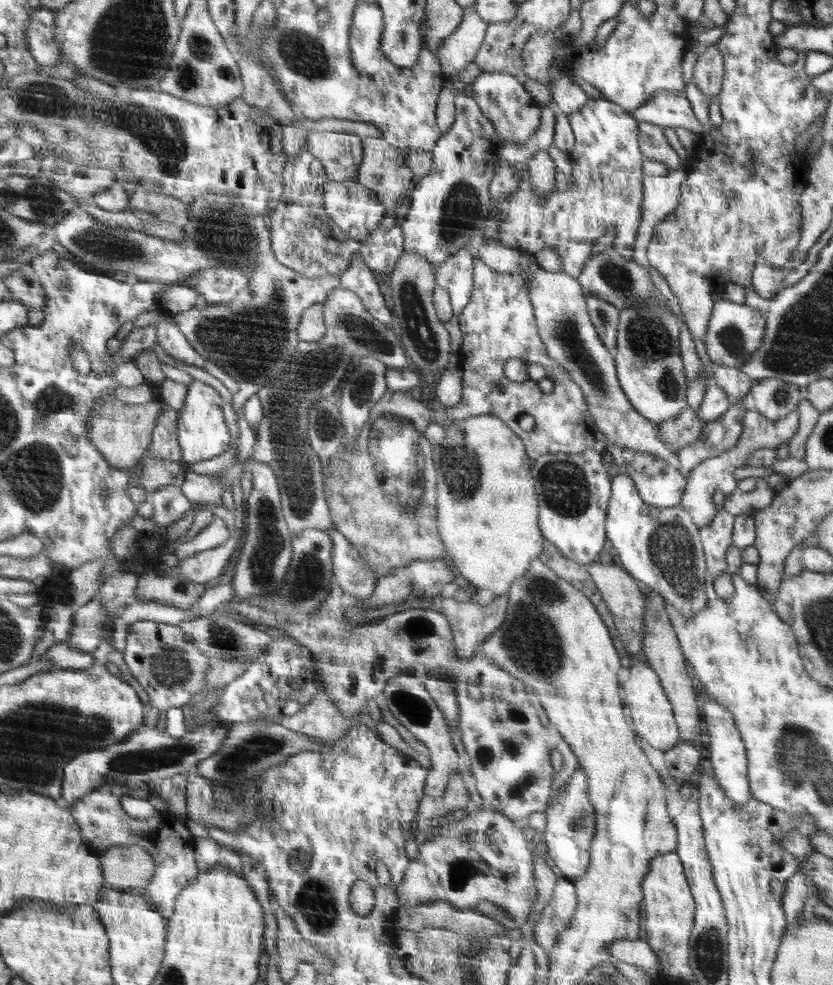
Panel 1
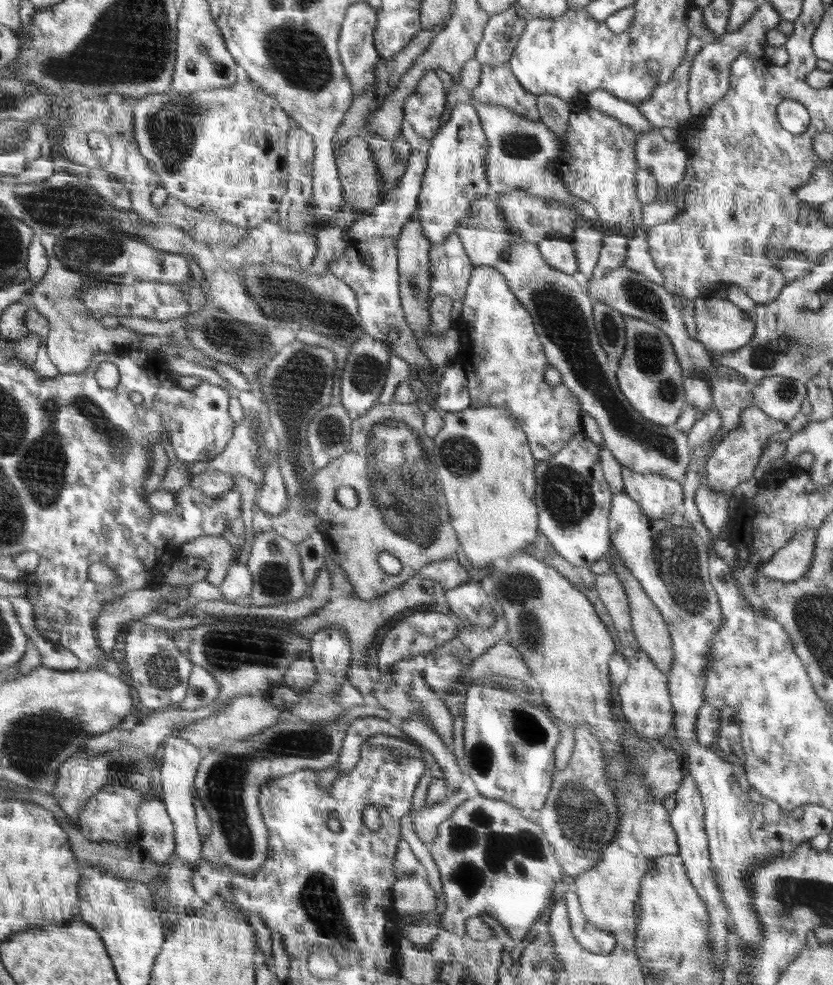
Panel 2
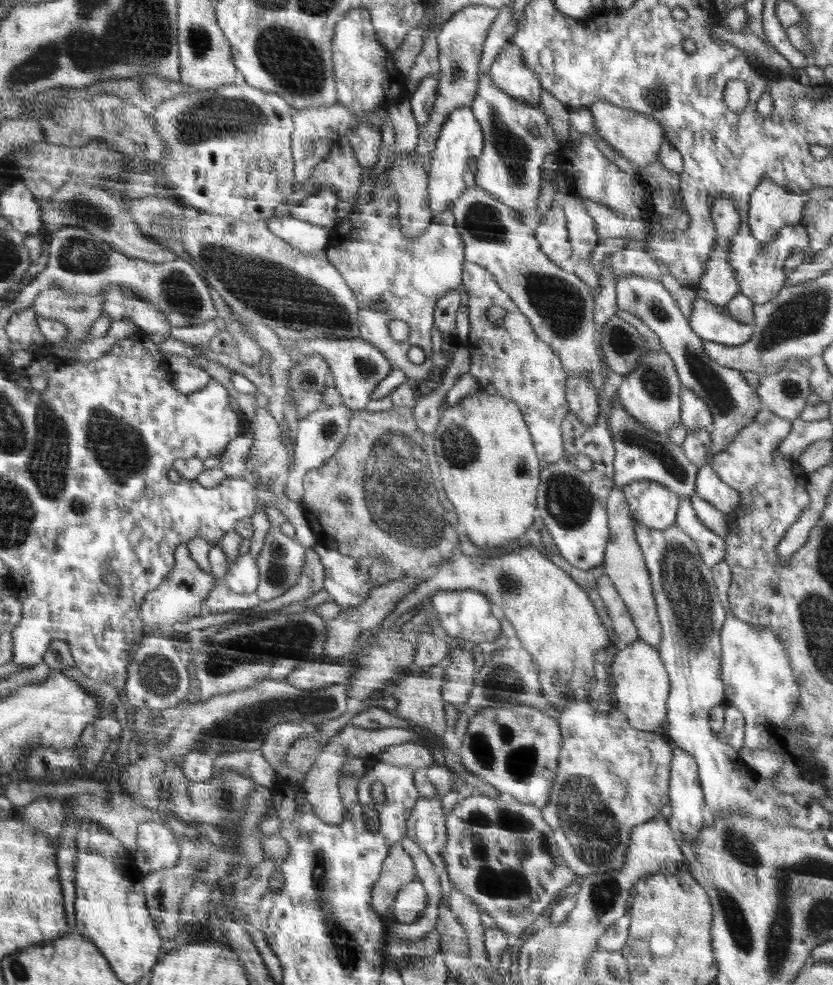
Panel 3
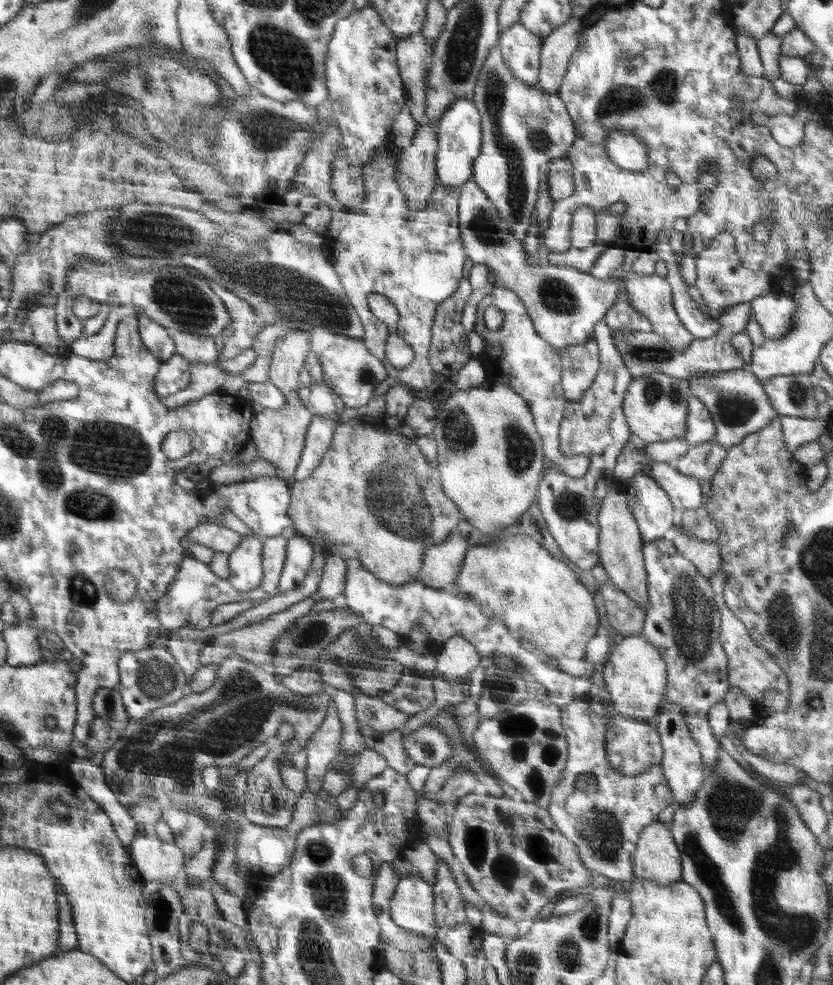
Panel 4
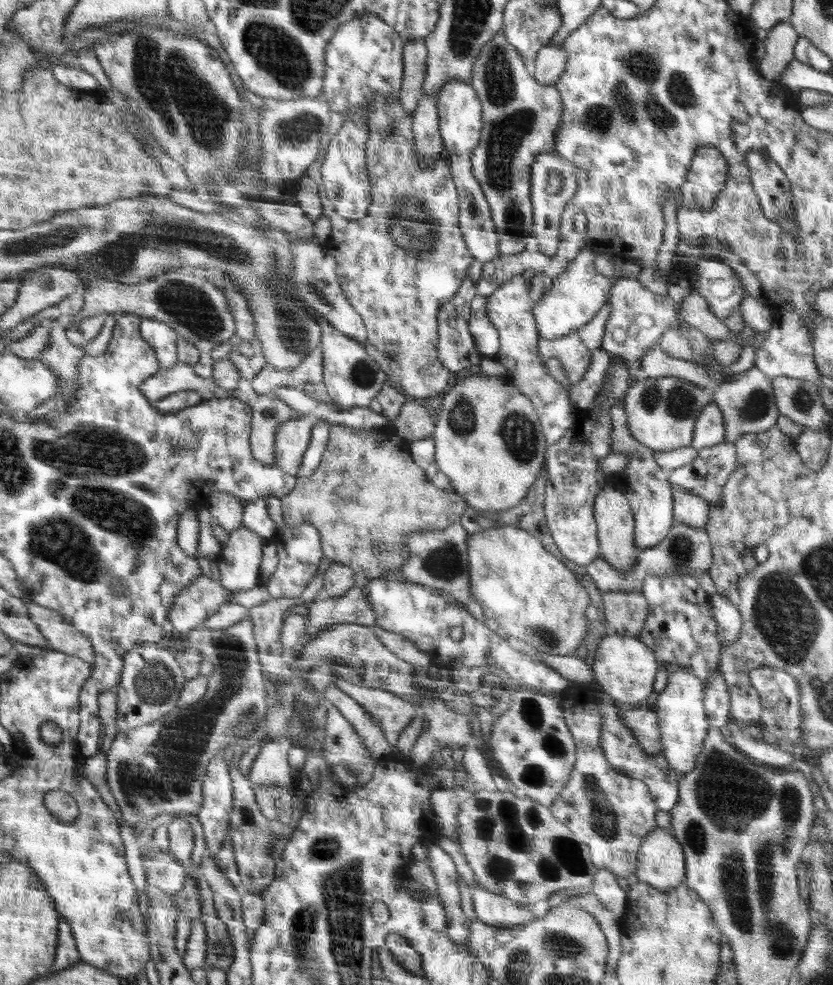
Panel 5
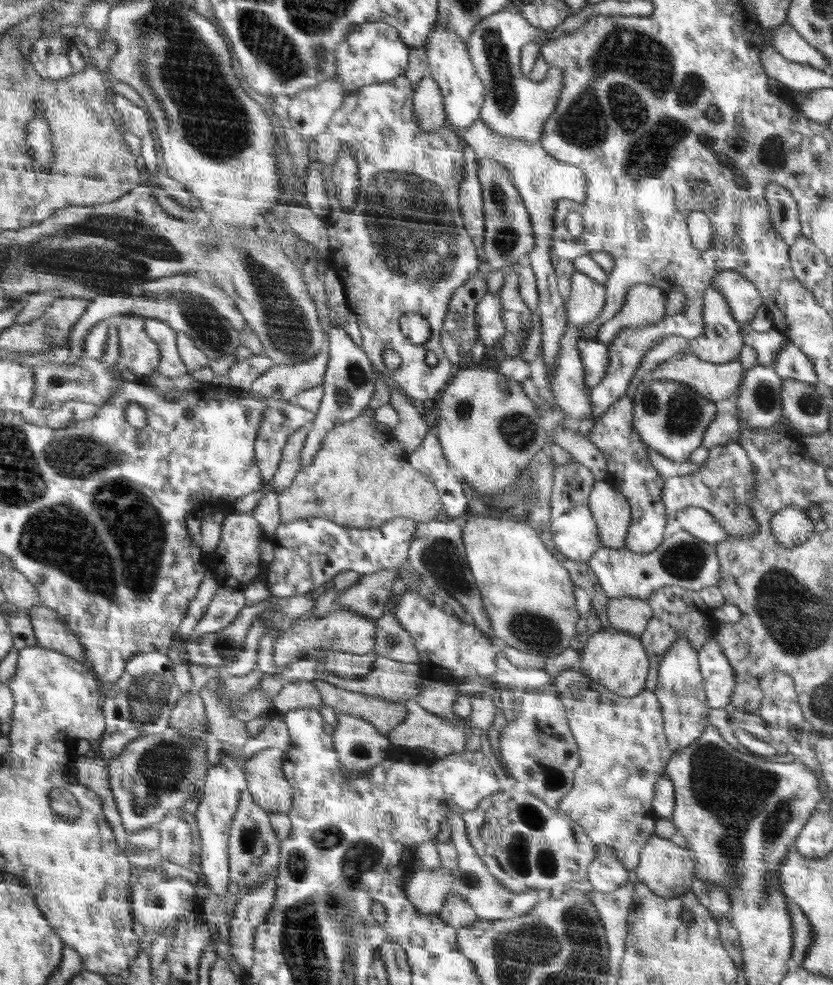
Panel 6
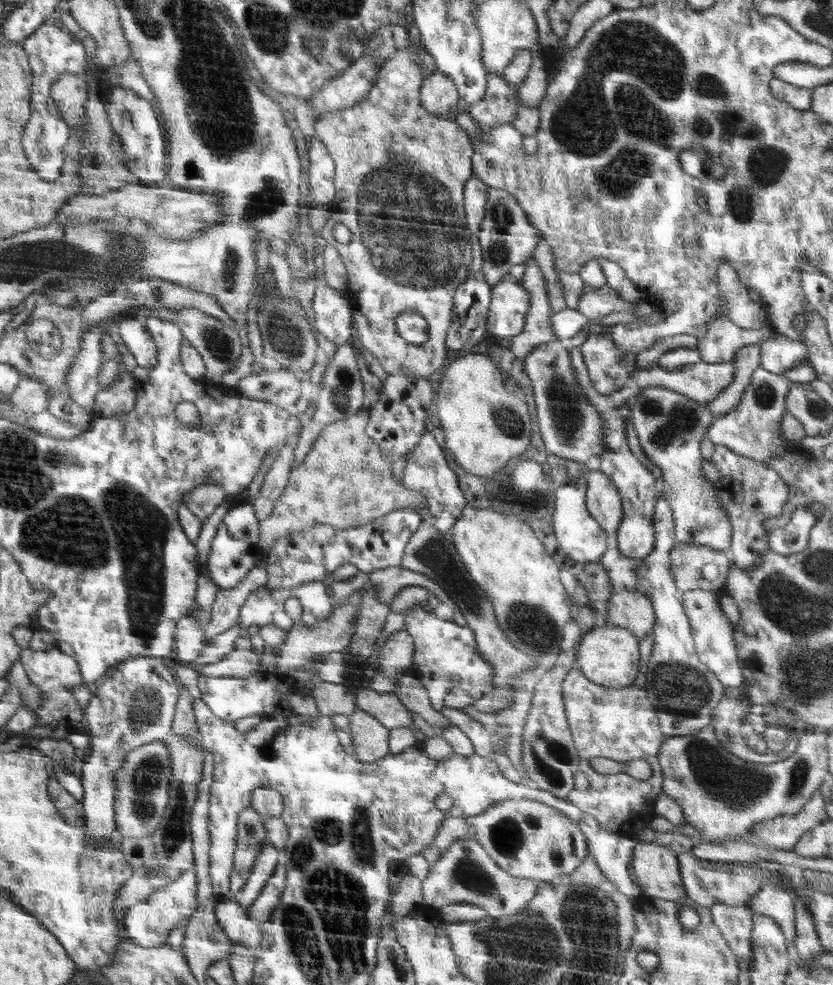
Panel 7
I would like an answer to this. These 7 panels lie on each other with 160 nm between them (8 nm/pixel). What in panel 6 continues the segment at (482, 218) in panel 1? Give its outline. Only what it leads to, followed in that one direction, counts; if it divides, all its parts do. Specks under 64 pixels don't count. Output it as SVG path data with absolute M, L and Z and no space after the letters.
M436 25L426 39L425 47L429 68L428 76L438 83L443 94L447 116L446 126L460 135L465 128L472 126L472 123L480 118L479 114L485 95L483 84L478 78L470 58L469 45L452 30L448 30L448 28L442 30L440 26Z

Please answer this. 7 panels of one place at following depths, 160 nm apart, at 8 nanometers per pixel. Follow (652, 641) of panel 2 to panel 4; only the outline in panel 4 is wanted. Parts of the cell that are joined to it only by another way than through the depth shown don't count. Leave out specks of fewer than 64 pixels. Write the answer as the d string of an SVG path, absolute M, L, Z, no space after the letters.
M612 487L605 494L598 514L599 526L599 564L608 573L609 579L616 588L623 590L632 600L643 606L647 611L647 572L644 566L644 542L633 514L630 513L627 498Z

